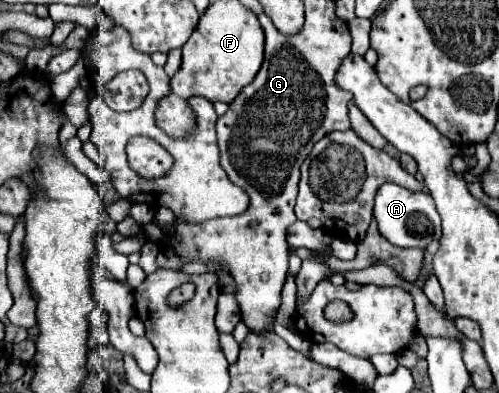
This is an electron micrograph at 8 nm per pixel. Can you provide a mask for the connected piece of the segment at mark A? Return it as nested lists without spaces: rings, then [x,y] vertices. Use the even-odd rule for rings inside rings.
[[[385,183],[375,195],[373,215],[379,225],[379,233],[393,245],[425,249],[431,241],[441,239],[441,217],[437,213],[433,197],[425,193],[413,193],[401,185]]]

